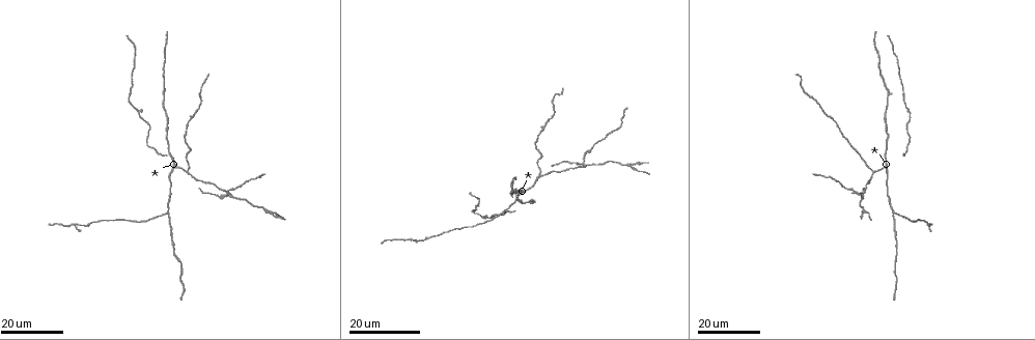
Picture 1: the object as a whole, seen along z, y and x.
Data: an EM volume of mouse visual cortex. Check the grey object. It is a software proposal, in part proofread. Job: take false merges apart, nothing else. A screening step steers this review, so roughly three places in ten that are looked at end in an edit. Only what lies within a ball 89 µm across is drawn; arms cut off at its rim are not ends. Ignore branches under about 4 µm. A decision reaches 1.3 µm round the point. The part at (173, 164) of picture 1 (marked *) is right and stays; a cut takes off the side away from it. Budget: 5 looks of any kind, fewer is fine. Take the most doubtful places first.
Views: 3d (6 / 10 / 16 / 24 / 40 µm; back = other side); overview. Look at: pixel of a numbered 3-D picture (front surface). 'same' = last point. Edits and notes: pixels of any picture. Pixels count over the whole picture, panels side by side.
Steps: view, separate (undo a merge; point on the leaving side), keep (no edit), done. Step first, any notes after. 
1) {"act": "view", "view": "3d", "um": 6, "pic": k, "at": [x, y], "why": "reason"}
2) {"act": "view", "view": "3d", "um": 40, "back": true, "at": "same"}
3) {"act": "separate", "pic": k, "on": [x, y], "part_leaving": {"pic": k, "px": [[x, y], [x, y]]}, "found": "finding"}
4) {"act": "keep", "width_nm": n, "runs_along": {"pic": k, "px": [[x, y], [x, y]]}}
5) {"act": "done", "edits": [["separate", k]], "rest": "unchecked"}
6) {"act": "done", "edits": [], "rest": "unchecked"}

{"act": "view", "view": "3d", "um": 16, "pic": 1, "at": [230, 196]}

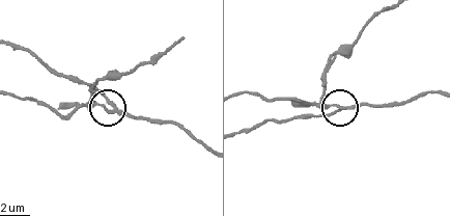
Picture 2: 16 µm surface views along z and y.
{"act": "view", "view": "3d", "um": 10, "pic": 2, "at": [101, 104]}

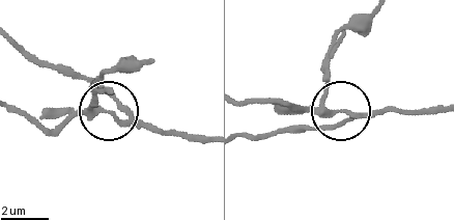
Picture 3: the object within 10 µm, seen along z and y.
{"act": "separate", "pic": 3, "on": [103, 111], "arms": 3, "part_leaving": {"pic": 3, "px": [[132, 125], [92, 105], [104, 73], [143, 65]]}, "found": "a second cell is stuck on"}

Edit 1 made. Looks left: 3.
{"act": "view", "view": "overview"}

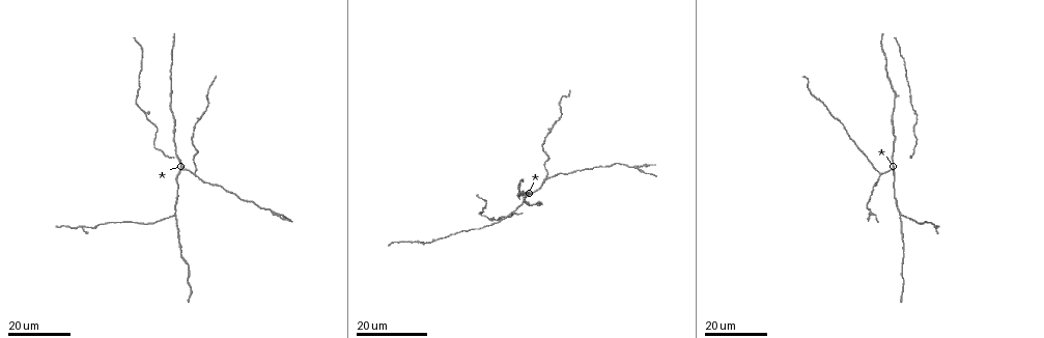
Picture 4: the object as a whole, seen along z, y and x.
{"act": "view", "view": "3d", "um": 16, "pic": 4, "at": [523, 202], "why": "three-way junction"}

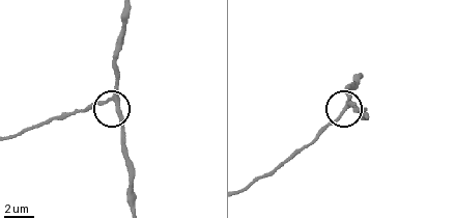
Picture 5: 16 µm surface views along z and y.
{"act": "view", "view": "3d", "um": 6, "pic": 5, "at": [343, 109]}

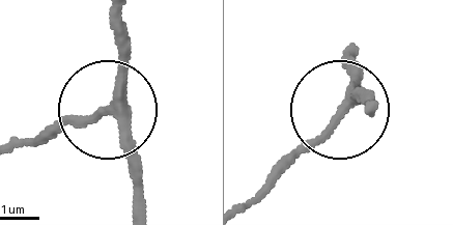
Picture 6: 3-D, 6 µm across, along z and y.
{"act": "keep", "runs_along": {"pic": 6, "px": [[122, 10], [122, 80], [109, 109], [133, 208]]}, "found": "one cell here"}

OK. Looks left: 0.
{"act": "done", "edits": [["separate", 3]], "rest": "unchecked"}

